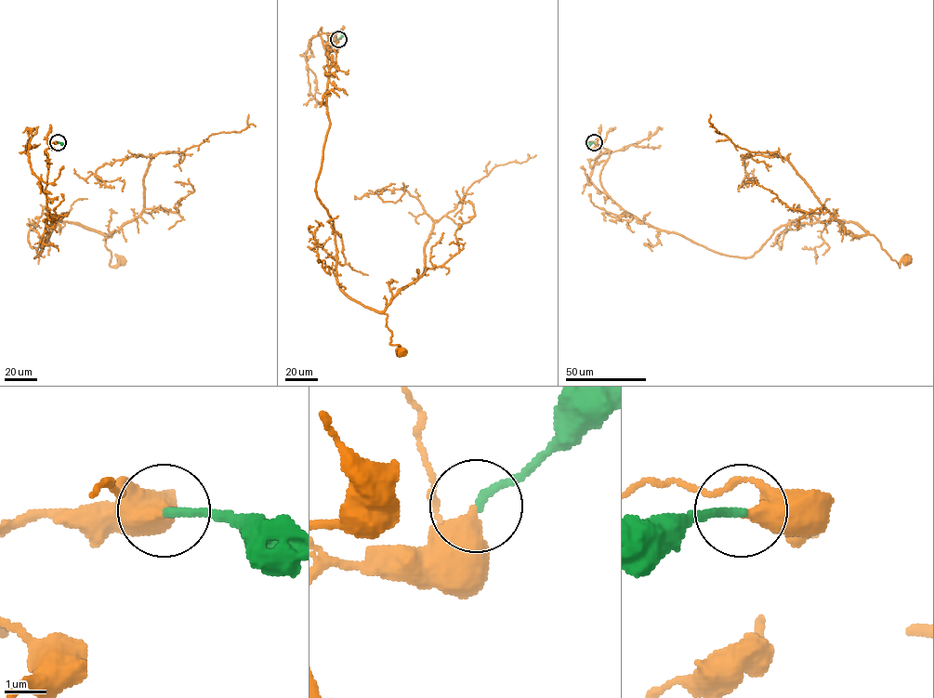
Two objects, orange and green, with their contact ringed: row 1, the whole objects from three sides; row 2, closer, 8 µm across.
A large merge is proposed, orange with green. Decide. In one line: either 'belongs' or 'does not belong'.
belongs

